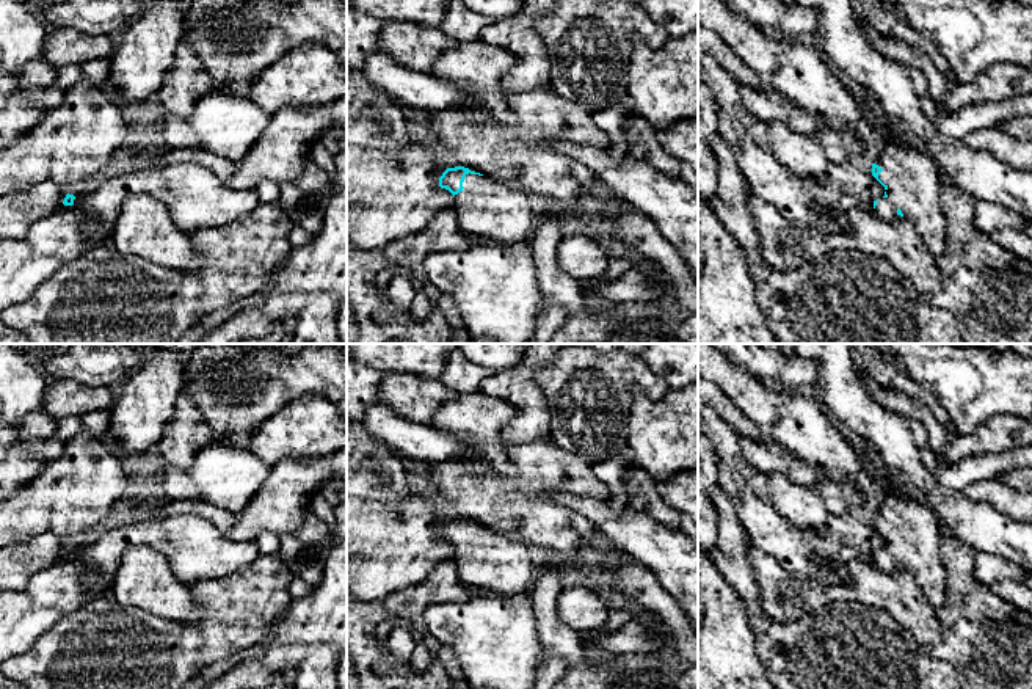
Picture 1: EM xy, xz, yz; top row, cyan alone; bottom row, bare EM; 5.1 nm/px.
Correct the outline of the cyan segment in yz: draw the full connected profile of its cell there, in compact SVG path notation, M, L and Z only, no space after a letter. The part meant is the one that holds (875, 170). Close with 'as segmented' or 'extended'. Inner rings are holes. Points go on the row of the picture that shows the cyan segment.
M891 138L881 151L872 157L872 176L885 187L885 196L874 201L875 213L881 220L905 217L916 228L927 250L938 259L944 251L944 217L941 209L939 166L924 152L914 149L905 140Z | extended

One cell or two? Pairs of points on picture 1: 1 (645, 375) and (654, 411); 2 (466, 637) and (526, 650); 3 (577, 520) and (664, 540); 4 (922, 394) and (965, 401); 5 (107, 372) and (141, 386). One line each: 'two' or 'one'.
1: two
2: one
3: two
4: two
5: two

